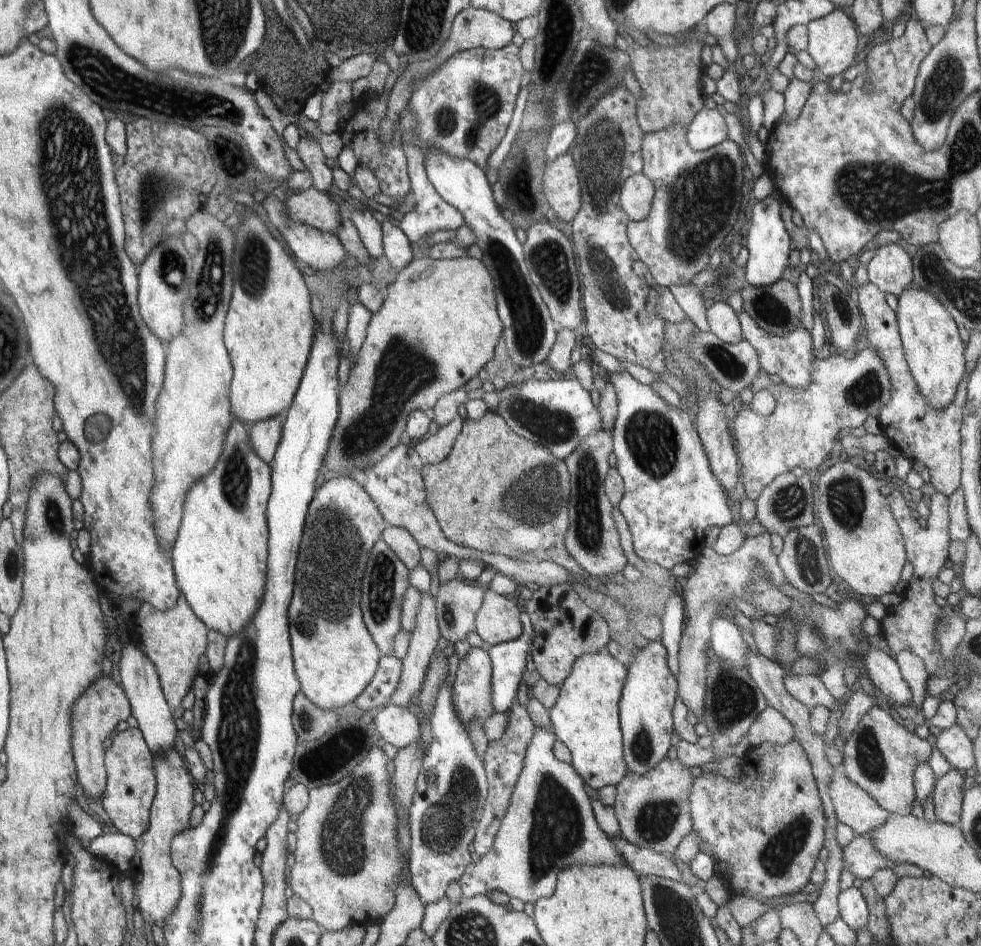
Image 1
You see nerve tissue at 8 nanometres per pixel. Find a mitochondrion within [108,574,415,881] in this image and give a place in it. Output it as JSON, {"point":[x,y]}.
{"point":[342,851]}

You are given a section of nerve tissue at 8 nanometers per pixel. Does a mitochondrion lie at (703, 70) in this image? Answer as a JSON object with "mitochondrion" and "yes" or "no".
{"mitochondrion":"no"}

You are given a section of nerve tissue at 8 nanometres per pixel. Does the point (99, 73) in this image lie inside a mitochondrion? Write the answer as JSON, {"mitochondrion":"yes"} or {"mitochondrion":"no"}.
{"mitochondrion":"yes"}

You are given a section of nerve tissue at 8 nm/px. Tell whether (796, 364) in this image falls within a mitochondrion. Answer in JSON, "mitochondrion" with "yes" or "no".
{"mitochondrion":"no"}

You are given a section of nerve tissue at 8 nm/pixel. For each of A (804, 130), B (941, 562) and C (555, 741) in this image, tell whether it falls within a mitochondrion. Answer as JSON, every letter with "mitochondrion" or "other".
{"A":"other","B":"other","C":"other"}

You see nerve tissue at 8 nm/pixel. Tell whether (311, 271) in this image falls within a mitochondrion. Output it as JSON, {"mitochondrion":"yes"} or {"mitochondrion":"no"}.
{"mitochondrion":"no"}

